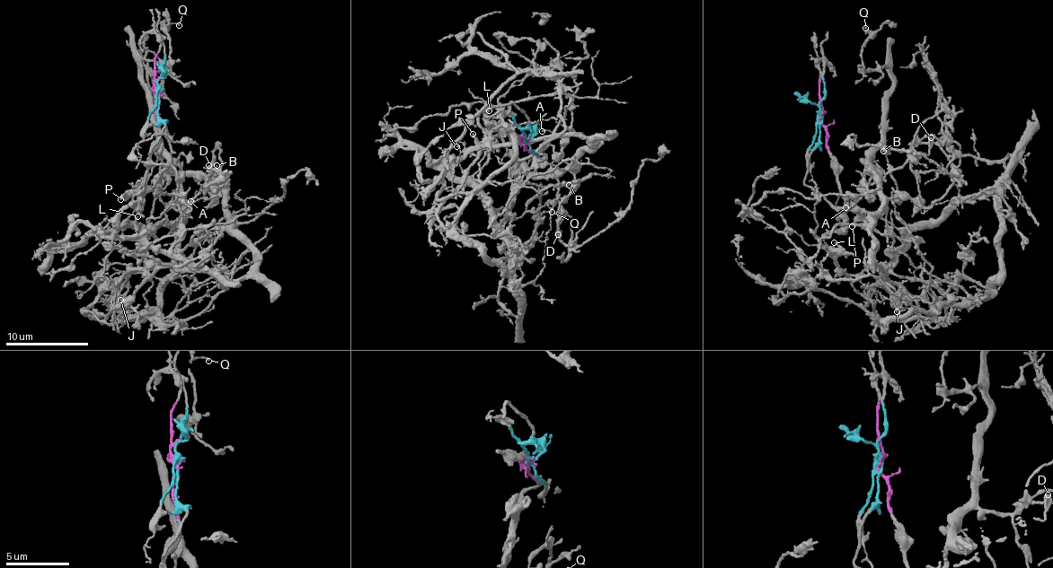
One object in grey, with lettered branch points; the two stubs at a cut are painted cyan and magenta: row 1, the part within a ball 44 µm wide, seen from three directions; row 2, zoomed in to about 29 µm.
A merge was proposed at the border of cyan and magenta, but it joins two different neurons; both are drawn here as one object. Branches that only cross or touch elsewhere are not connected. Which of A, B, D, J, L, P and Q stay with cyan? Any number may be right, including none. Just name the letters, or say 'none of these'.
A, B, D, Q

